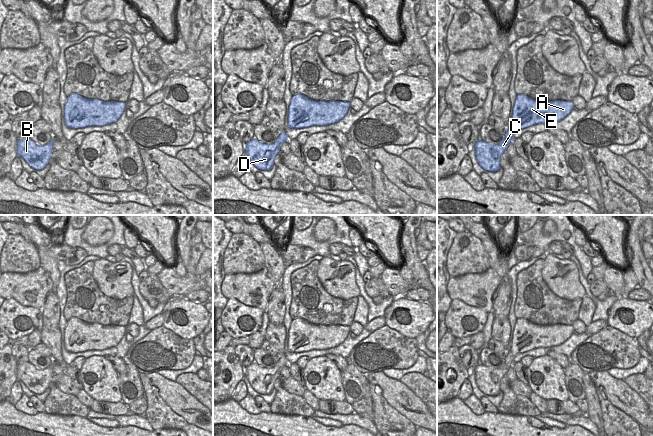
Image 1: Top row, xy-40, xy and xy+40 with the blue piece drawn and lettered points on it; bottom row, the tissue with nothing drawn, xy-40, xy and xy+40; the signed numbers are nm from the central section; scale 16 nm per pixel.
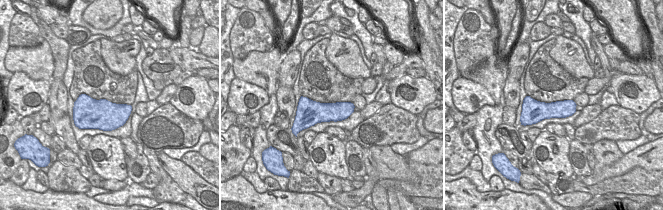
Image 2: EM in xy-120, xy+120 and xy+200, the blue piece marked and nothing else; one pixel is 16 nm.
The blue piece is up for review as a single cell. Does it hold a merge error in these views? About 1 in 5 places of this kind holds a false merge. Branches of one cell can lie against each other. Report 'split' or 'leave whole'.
leave whole

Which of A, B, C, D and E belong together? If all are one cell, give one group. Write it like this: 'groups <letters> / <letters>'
groups A B C D E

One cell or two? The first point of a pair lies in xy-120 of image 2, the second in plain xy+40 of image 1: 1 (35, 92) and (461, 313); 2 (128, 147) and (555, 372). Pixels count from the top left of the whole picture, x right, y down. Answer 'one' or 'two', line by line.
1: one
2: two

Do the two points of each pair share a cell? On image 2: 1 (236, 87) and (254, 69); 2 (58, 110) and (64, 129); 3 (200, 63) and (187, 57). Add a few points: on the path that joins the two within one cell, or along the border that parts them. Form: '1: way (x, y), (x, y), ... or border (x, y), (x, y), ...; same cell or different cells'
1: border (235, 77), (260, 86), (264, 90); different cells
2: border (50, 112), (56, 117), (62, 117), (67, 114); different cells
3: way (197, 60), (190, 59); same cell

